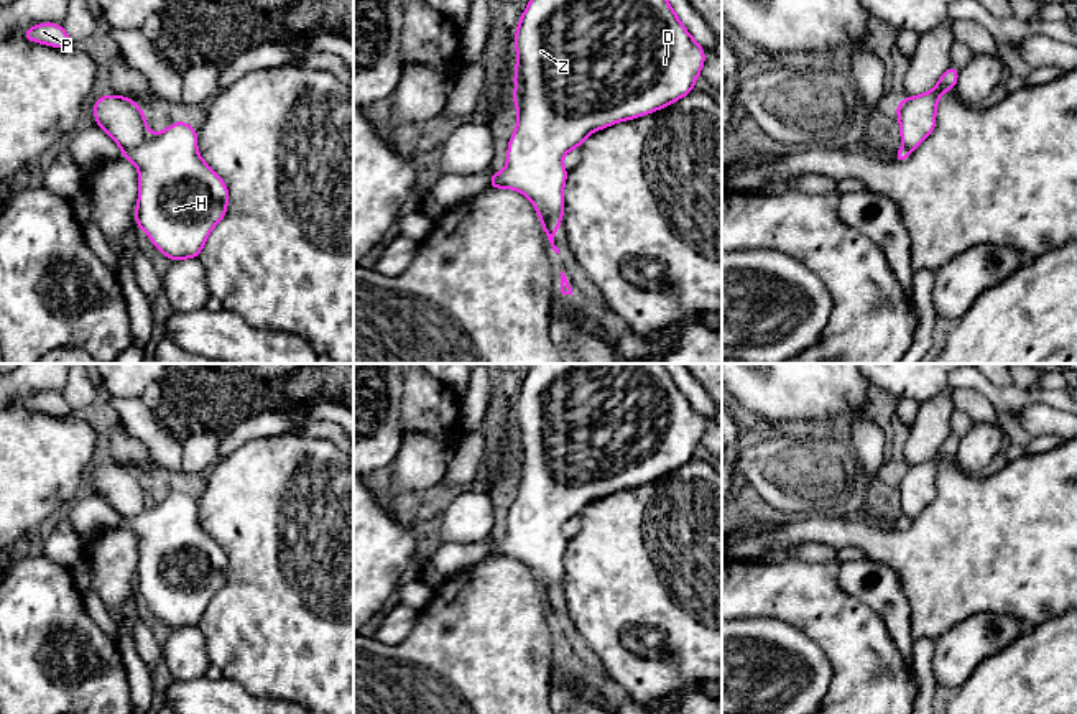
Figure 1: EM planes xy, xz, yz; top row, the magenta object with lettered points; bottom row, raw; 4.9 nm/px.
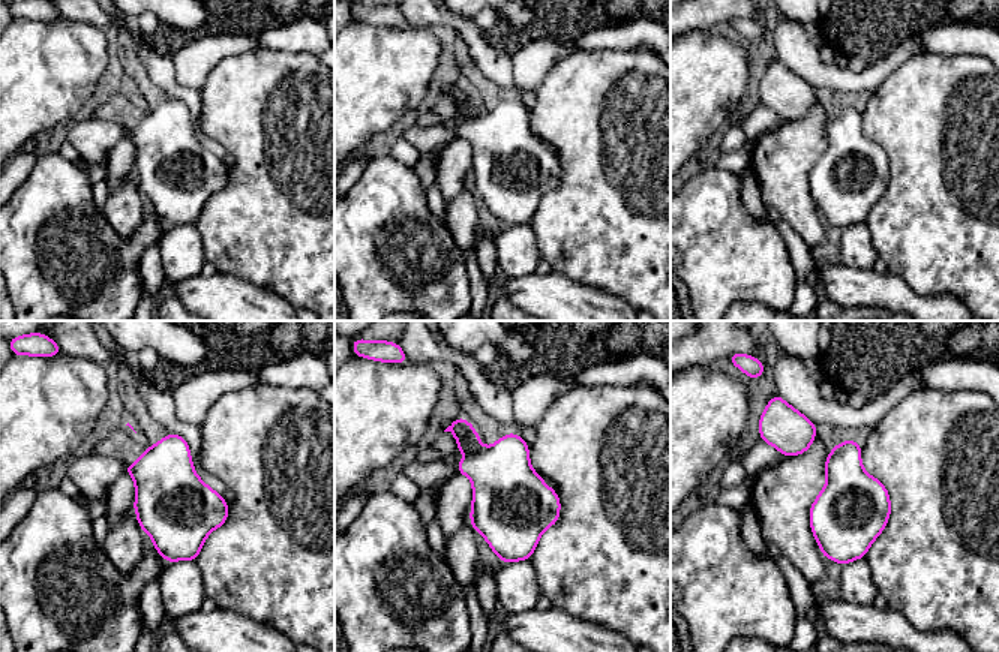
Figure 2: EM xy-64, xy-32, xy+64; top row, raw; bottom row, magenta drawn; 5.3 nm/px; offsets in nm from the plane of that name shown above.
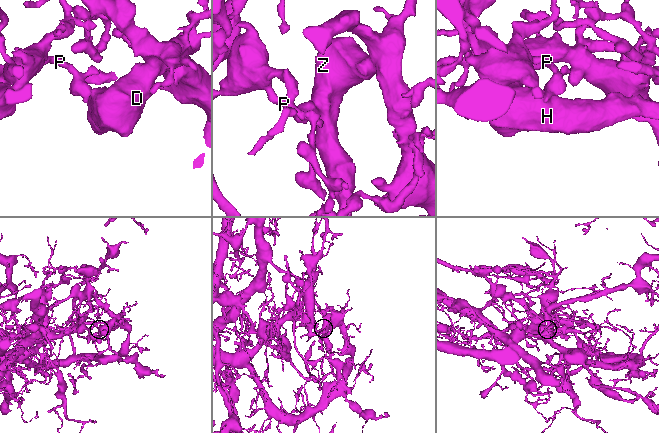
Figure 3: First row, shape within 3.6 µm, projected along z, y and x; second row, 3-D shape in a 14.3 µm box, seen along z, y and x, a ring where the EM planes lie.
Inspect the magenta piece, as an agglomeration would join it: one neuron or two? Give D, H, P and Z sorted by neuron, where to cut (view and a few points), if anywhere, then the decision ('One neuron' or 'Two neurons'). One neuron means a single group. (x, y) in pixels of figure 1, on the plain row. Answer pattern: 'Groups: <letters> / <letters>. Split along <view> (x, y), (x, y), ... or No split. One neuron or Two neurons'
Groups: D H Z / P. Split along xy (150, 502), (134, 515), (122, 519). Two neurons

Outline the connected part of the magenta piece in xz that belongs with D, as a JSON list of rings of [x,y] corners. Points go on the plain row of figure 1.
[[[533,364],[520,385],[516,403],[516,438],[513,472],[518,492],[508,510],[506,536],[490,549],[525,563],[534,574],[544,602],[556,622],[556,597],[564,584],[567,538],[562,526],[580,517],[584,508],[605,495],[653,482],[694,459],[705,420],[689,403],[664,364]]]

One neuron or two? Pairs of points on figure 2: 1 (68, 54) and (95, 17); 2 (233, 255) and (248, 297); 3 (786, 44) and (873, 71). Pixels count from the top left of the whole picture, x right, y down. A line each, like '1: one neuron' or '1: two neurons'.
1: two neurons
2: two neurons
3: one neuron

